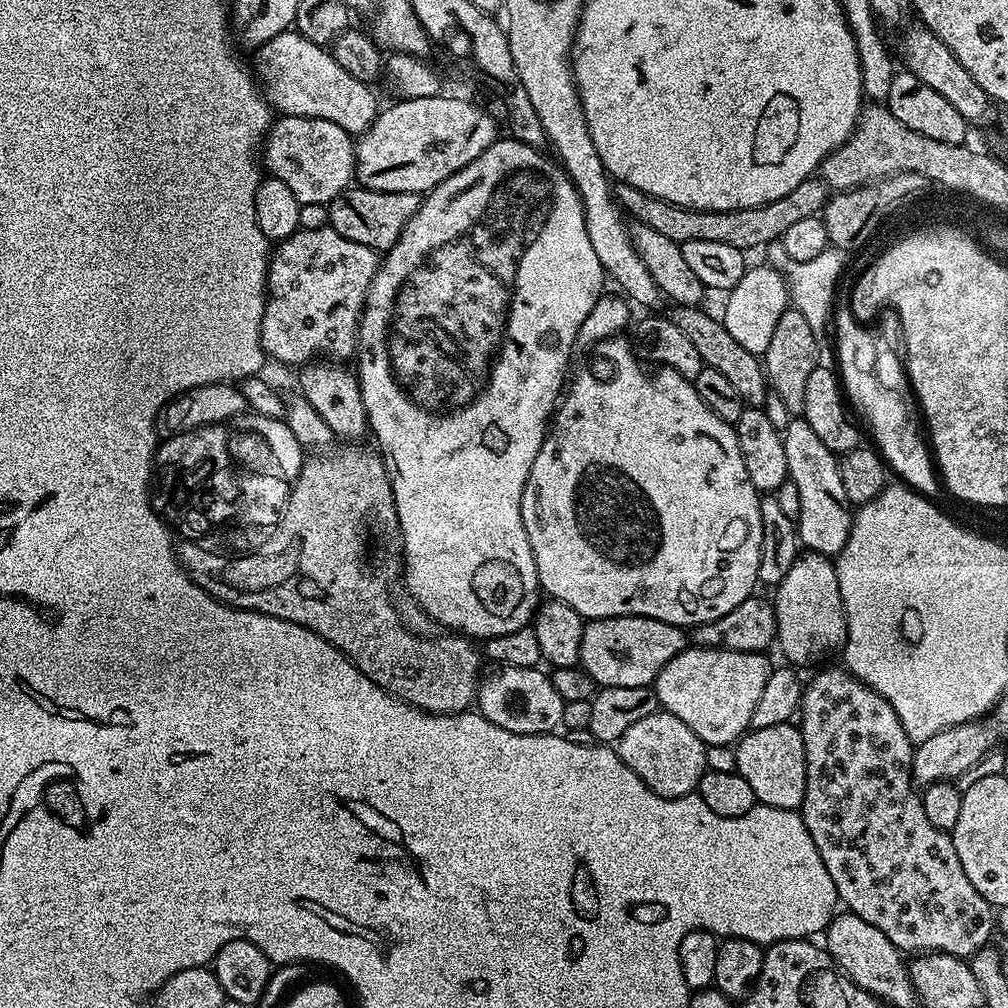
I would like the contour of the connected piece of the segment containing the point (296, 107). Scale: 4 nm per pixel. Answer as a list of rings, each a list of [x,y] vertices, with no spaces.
[[[289,30],[259,45],[257,52],[260,53],[256,56],[256,68],[254,64],[255,79],[262,85],[264,99],[280,116],[326,119],[351,134],[366,131],[376,120],[378,103],[376,104],[376,96],[372,93],[373,89],[354,78],[354,74],[342,70],[327,47],[315,44],[297,30]]]

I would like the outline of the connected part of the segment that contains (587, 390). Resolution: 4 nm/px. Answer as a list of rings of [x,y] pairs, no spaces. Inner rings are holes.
[[[623,335],[611,336],[592,345],[585,355],[589,356],[585,358],[584,365],[576,372],[576,381],[567,385],[548,434],[538,450],[538,458],[534,458],[534,466],[530,466],[530,478],[526,478],[526,490],[522,494],[522,522],[530,538],[540,587],[551,599],[566,602],[566,606],[570,606],[570,610],[578,610],[585,621],[645,616],[678,624],[688,630],[721,618],[753,595],[752,587],[758,584],[756,575],[762,550],[762,496],[750,482],[750,474],[746,474],[735,427],[718,418],[718,414],[698,398],[695,383],[674,369],[660,366],[653,376],[647,376],[645,365],[638,359],[633,345],[628,345],[624,339]]]

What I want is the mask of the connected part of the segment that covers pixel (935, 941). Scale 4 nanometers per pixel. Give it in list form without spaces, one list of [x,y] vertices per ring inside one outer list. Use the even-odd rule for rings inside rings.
[[[824,668],[812,681],[804,684],[804,698],[800,702],[798,727],[802,734],[802,742],[806,746],[806,790],[804,801],[798,812],[804,815],[804,828],[811,847],[822,858],[826,870],[830,870],[830,878],[834,878],[834,890],[839,903],[849,912],[853,912],[862,922],[870,922],[870,926],[878,926],[890,942],[900,949],[901,953],[923,954],[925,952],[941,952],[961,958],[971,958],[978,950],[989,947],[994,932],[994,909],[991,904],[974,890],[970,878],[966,878],[966,870],[962,870],[962,861],[958,858],[958,850],[954,850],[954,842],[949,833],[938,830],[926,818],[926,810],[922,810],[921,793],[914,787],[912,779],[912,739],[902,730],[902,722],[898,722],[898,714],[894,714],[894,706],[882,698],[870,686],[866,686],[857,676],[853,676],[847,668]]]

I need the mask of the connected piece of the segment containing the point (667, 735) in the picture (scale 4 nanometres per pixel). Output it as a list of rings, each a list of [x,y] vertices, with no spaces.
[[[658,710],[650,714],[650,718],[641,718],[634,722],[626,734],[618,742],[620,760],[650,790],[654,790],[660,796],[686,796],[697,791],[700,779],[706,771],[705,743],[682,722],[682,718],[674,718],[674,714]]]

